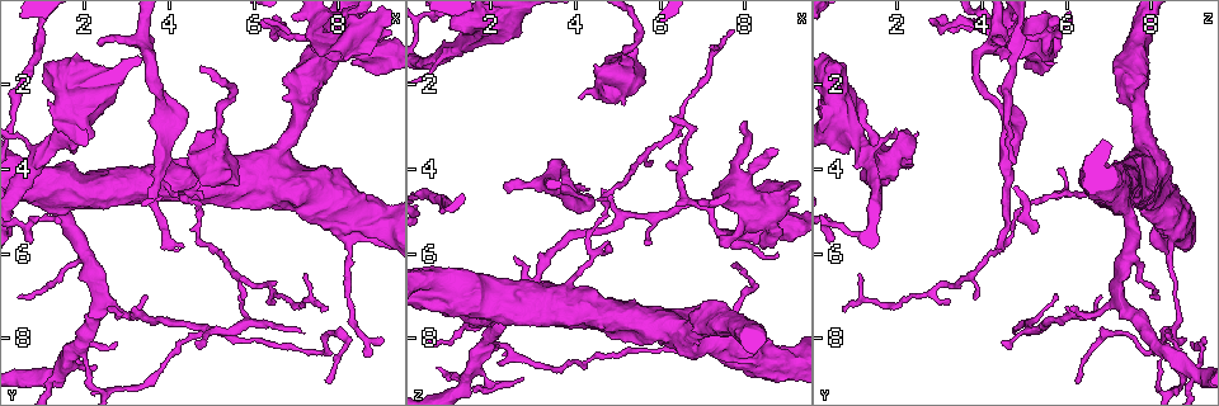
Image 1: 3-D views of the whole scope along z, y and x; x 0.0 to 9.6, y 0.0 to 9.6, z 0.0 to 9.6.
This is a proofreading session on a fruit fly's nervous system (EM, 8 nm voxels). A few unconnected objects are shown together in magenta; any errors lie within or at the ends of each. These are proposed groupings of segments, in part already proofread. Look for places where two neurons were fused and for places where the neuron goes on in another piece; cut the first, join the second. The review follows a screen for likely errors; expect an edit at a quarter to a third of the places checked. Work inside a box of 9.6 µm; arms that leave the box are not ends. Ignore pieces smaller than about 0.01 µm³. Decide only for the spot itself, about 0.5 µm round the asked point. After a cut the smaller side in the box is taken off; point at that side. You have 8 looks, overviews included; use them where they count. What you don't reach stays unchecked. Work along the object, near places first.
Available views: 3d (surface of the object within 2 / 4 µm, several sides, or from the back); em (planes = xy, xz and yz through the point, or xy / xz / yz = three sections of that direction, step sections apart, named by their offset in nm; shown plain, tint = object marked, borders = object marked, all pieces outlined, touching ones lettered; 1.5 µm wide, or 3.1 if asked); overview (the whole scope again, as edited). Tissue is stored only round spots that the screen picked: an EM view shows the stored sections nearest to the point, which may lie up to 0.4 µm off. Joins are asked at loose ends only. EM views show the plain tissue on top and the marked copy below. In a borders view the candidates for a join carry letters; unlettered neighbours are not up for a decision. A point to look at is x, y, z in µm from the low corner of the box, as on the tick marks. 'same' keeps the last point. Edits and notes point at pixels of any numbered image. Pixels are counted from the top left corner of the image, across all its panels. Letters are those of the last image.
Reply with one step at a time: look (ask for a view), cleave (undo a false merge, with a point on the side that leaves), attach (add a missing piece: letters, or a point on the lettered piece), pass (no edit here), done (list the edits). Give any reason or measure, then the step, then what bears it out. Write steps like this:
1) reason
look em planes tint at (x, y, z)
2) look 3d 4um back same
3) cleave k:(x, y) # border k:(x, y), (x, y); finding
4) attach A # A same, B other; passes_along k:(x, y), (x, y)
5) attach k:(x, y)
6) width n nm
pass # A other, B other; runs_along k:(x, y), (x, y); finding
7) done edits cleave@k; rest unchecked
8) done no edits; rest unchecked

look 3d 4um at (4.55, 8.15, 4.50)

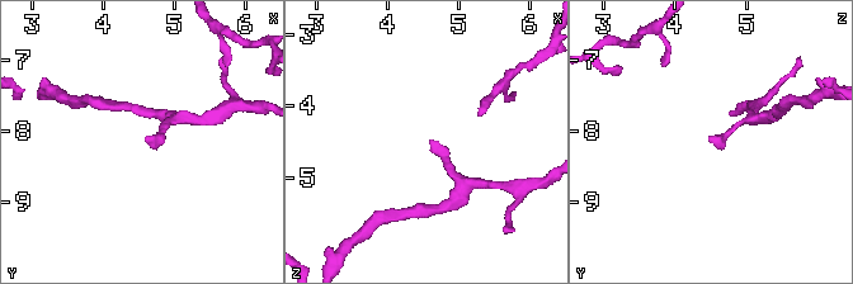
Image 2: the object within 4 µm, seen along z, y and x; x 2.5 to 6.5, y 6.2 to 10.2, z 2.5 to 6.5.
need the tissue
look em planes borders at (4.60, 8.05, 4.50)

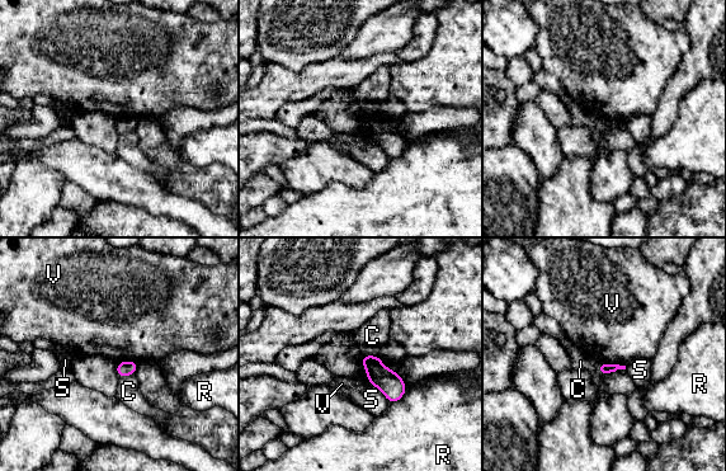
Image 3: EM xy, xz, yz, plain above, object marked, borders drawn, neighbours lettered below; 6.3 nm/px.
pass # C other, R other, S other, V other; border 3:(361, 357), (367, 380), (377, 387); none of them fits

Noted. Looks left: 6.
look 3d 4um at (7.20, 6.45, 1.15)

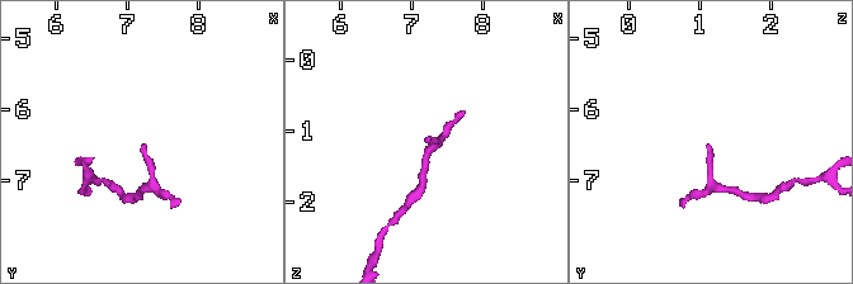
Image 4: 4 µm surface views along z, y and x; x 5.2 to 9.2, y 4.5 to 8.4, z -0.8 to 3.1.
look em planes borders at (7.20, 6.45, 1.10)

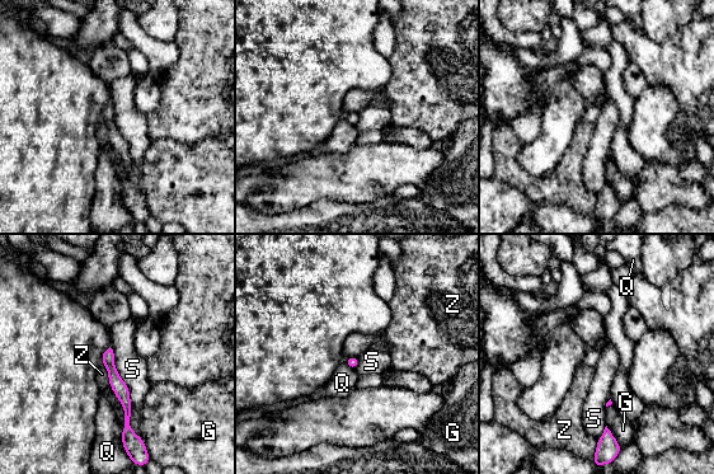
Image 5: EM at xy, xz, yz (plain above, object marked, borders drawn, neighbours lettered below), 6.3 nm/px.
width 80 nm
pass # G other, Q other, S other, Z other; border 5:(109, 347), (128, 389), (134, 430); no lettered piece goes on from it

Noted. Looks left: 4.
thin end
look 3d 2um at (5.85, 7.00, 5.70)

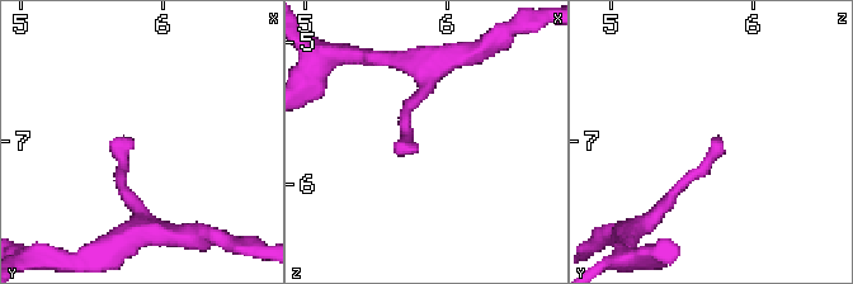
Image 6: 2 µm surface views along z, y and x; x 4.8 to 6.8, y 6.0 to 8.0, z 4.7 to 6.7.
shape alone is not enough
look em planes borders at (5.80, 6.98, 5.74)

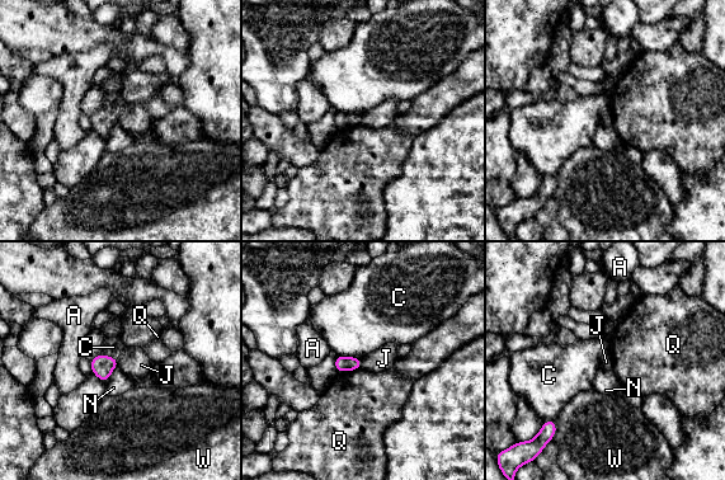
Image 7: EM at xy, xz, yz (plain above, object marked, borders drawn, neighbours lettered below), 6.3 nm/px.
longest_contact C 150 nm
pass # A other, C other, J other, N other, Q other, W other; border 7:(362, 358), (359, 367); none of them fits

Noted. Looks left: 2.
done no edits; rest unchecked

